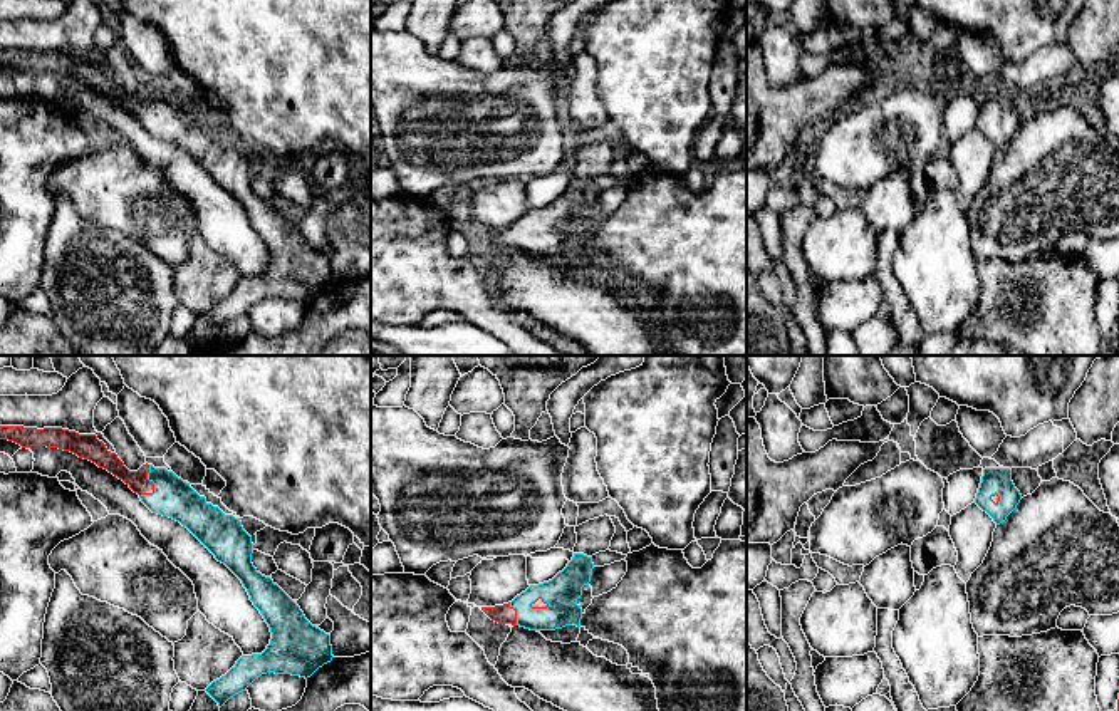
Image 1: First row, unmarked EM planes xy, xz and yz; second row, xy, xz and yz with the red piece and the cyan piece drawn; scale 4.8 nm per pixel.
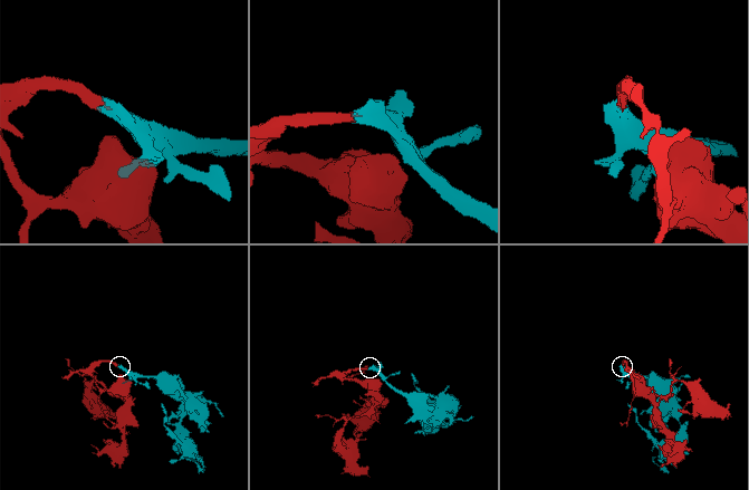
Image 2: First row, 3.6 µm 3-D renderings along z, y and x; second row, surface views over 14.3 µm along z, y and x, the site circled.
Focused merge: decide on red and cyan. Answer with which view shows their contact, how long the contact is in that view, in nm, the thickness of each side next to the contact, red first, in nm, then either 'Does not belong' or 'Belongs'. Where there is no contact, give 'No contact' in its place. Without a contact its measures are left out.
Touches red in xy. Shared border 170 nm. Thickness 100 nm (red) against 170 nm. Belongs

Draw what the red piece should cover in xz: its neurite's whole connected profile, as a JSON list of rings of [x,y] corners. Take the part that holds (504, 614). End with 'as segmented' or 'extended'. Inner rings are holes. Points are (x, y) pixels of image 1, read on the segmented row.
[[[604,515],[575,527],[577,543],[567,567],[552,580],[530,585],[512,602],[481,610],[498,624],[520,625],[530,631],[555,631],[565,625],[580,627],[582,609],[577,600],[592,575],[592,557],[606,552],[616,533],[611,516]]]; extended

